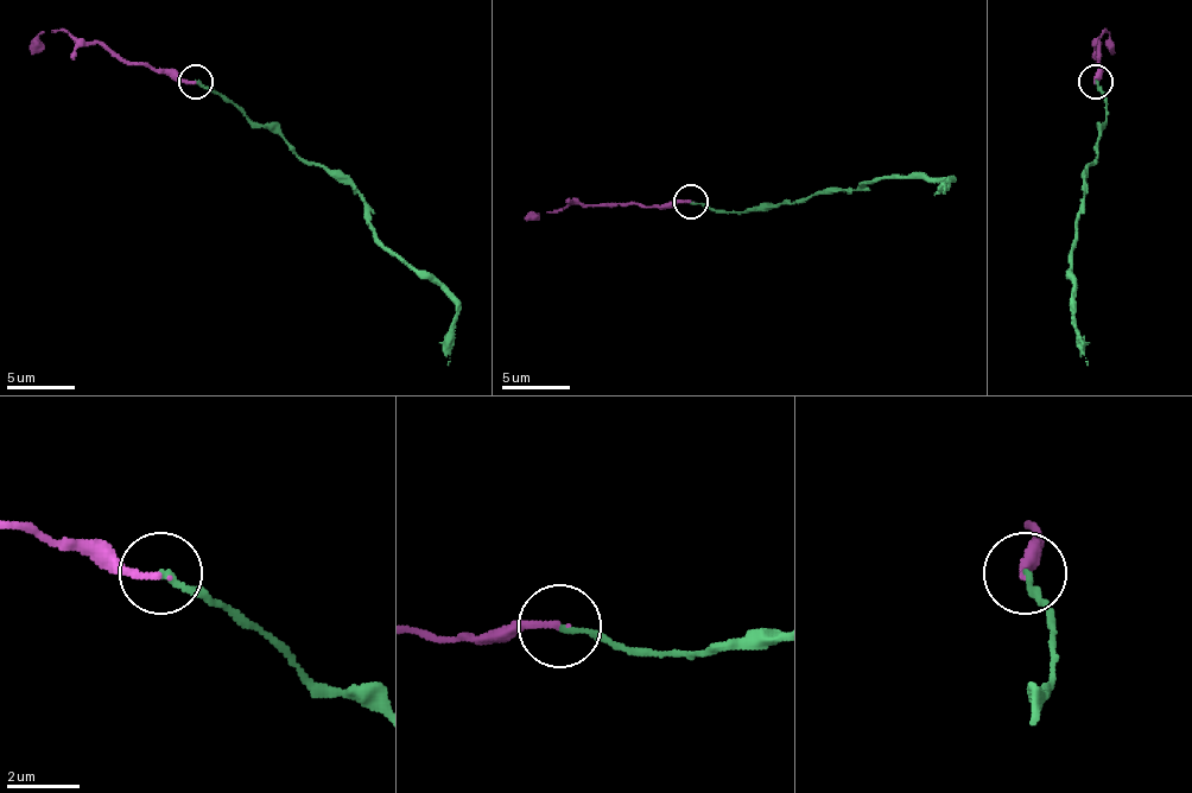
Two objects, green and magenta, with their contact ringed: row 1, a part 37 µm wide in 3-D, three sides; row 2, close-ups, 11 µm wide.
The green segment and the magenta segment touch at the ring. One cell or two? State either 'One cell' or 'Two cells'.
One cell

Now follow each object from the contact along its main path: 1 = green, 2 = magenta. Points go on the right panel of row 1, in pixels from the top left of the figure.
1: (1095, 81), (1105, 94), (1105, 128), (1088, 169), (1078, 230), (1071, 248), (1075, 327), (1088, 363)
2: (1095, 81), (1098, 43), (1105, 30), (1115, 54)

